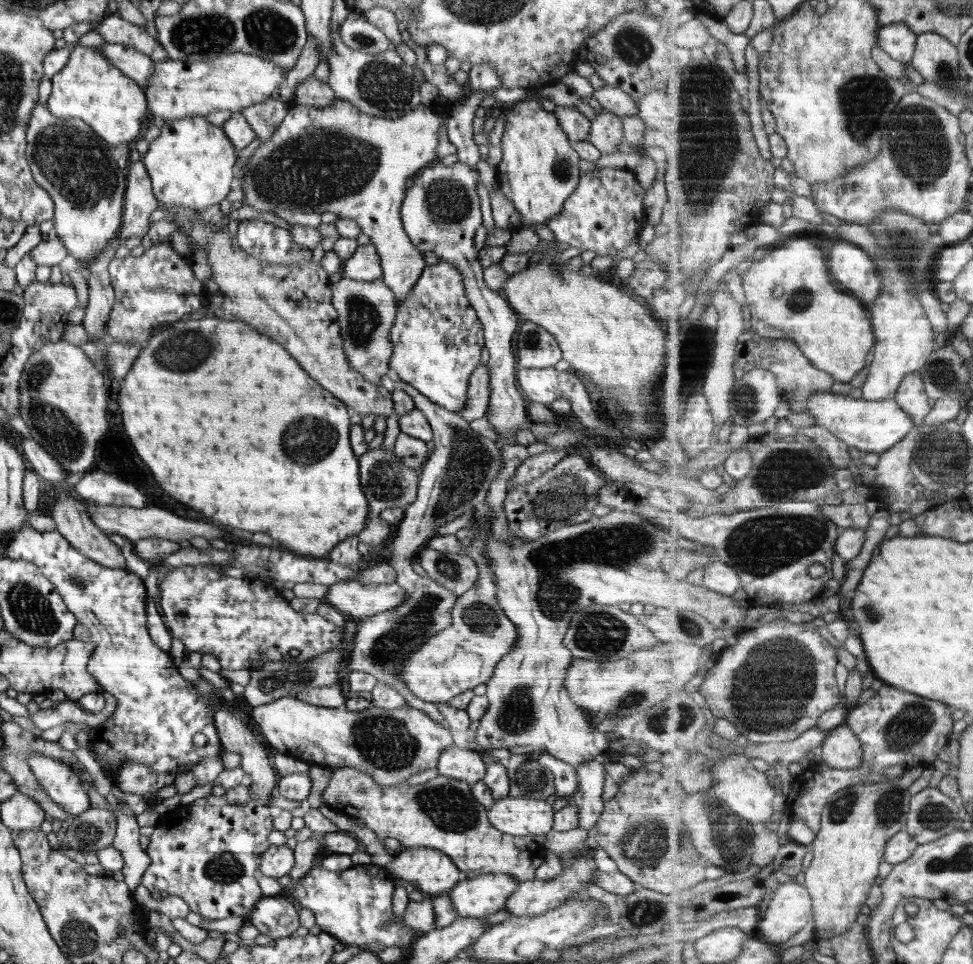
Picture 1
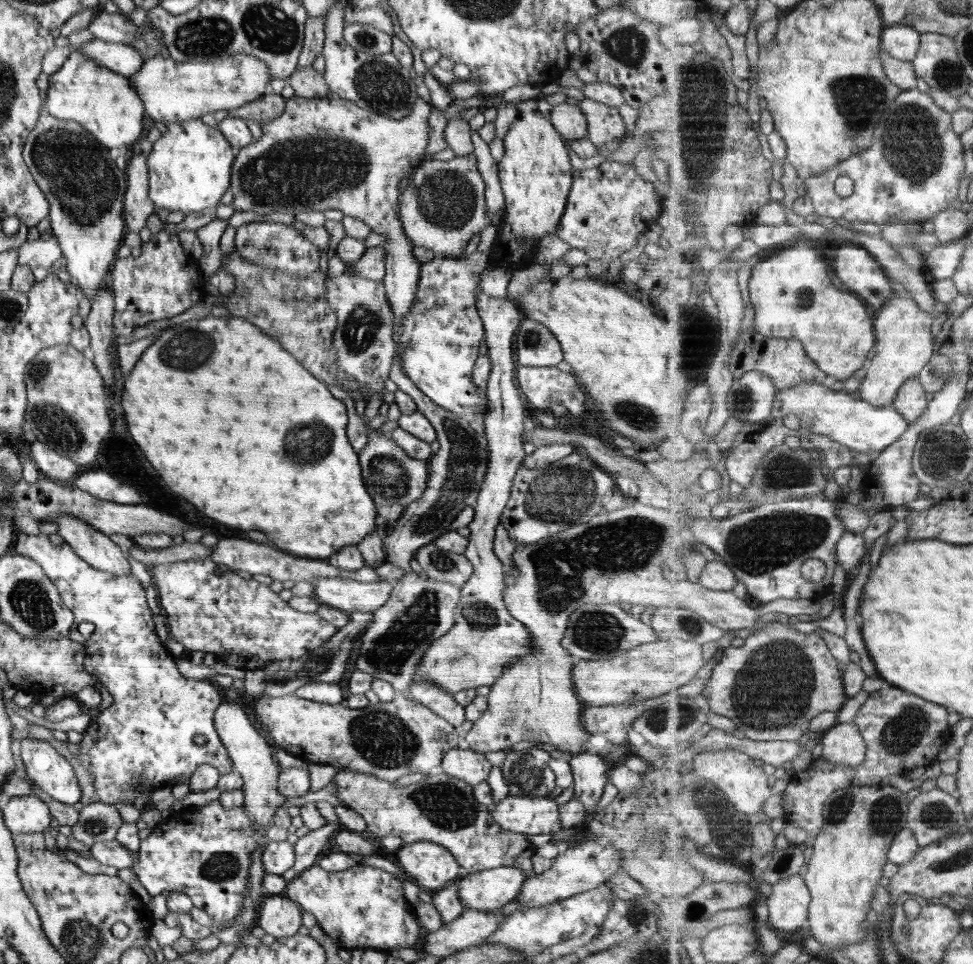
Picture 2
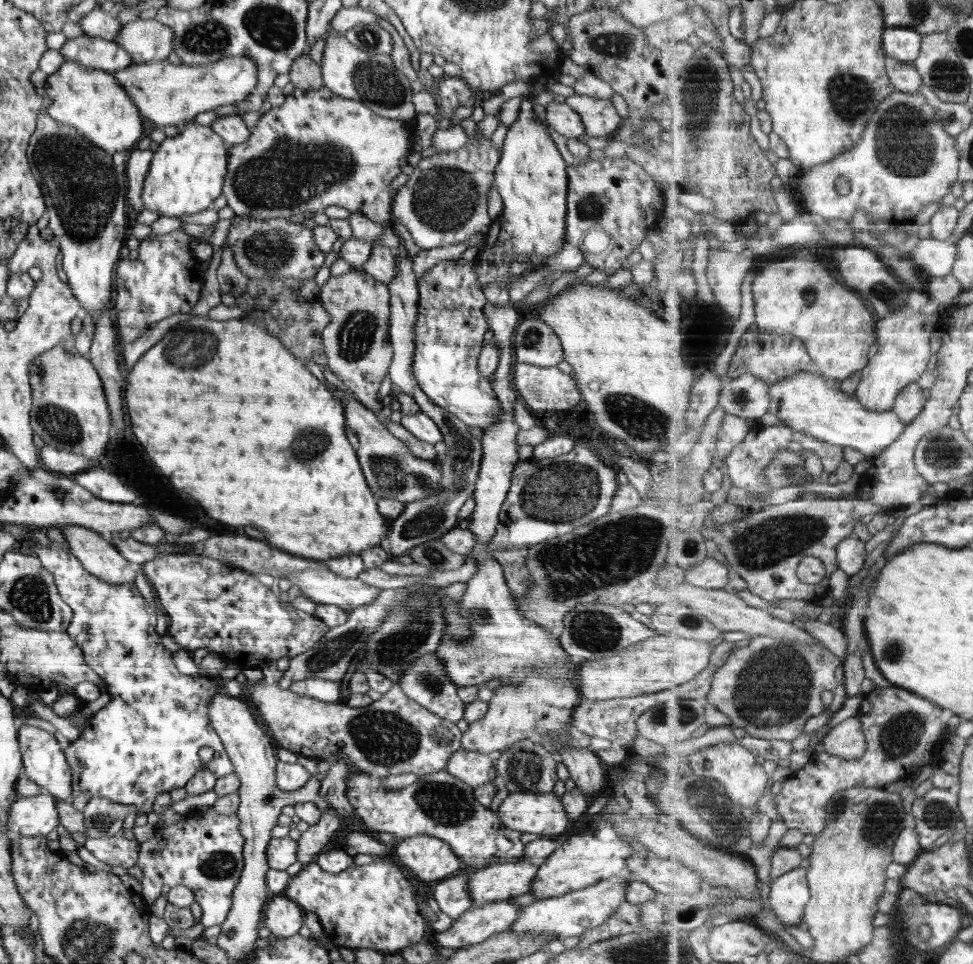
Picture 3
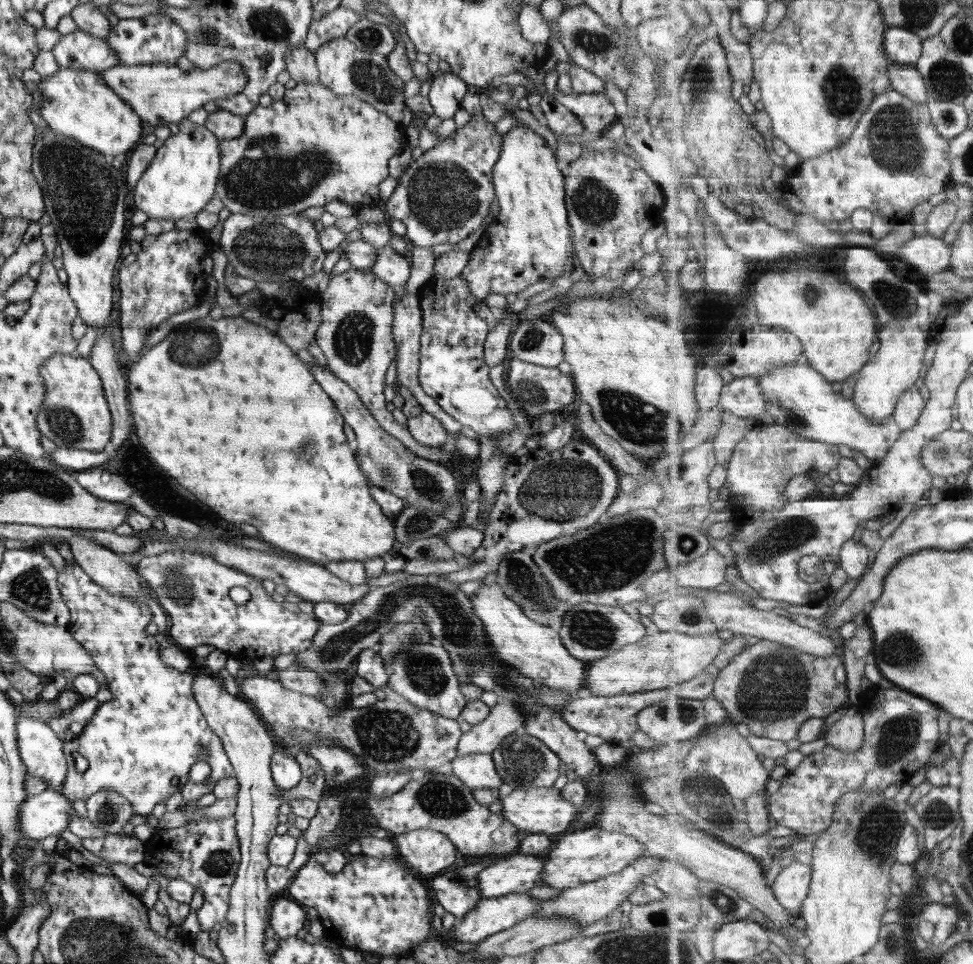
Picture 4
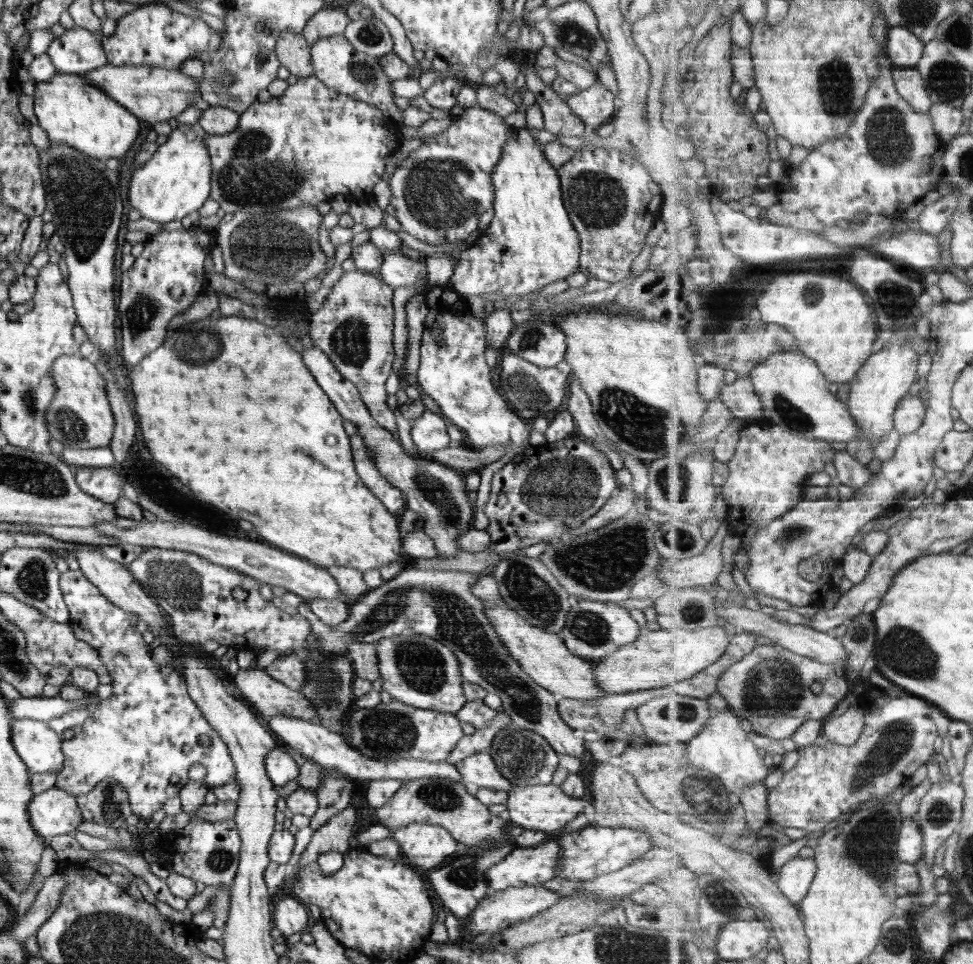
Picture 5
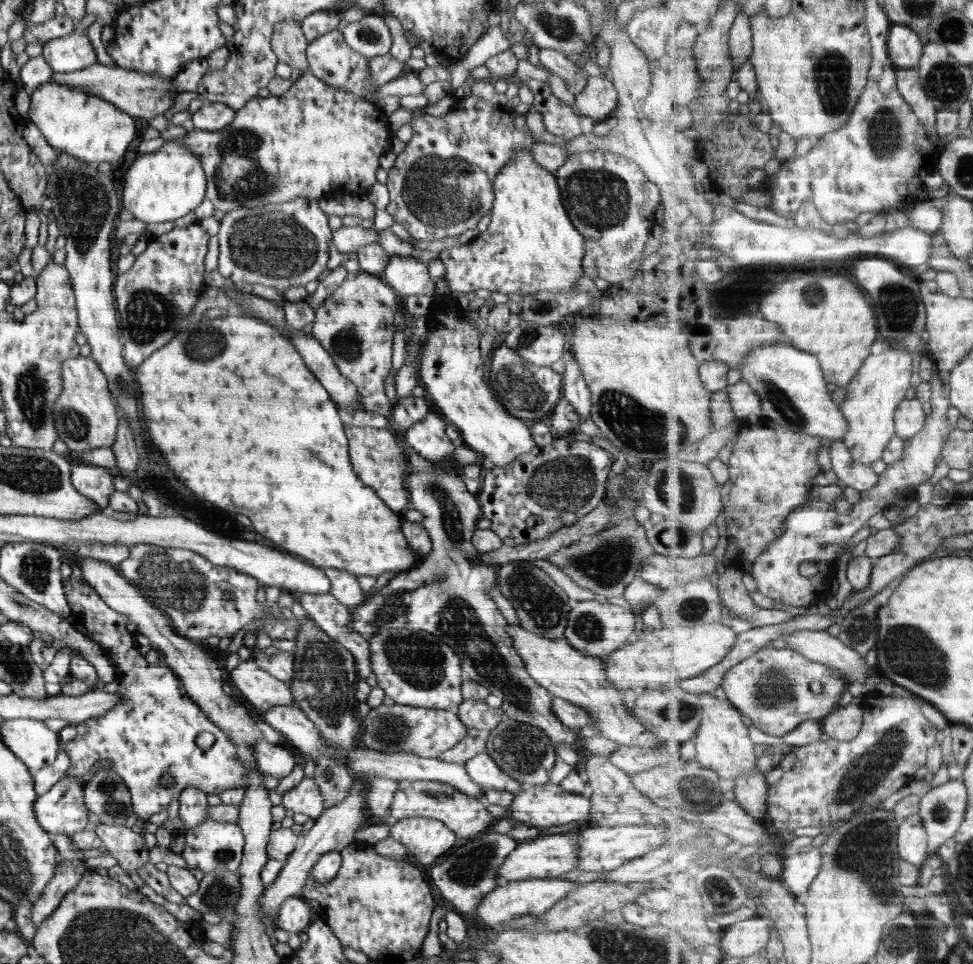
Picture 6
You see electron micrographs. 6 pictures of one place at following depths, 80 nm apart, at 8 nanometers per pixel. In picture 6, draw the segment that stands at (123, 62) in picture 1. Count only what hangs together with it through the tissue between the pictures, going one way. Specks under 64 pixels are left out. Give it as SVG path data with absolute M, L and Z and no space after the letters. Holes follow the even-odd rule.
M75 32L45 43L42 55L53 72L59 73L80 70L98 62L88 36Z

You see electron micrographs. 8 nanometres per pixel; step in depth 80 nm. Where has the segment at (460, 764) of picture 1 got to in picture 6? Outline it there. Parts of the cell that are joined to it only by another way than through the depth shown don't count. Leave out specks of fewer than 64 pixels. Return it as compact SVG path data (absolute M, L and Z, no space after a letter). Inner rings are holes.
M482 752L465 762L465 769L474 782L484 790L507 790L513 793L521 791L525 785L508 776L486 752Z

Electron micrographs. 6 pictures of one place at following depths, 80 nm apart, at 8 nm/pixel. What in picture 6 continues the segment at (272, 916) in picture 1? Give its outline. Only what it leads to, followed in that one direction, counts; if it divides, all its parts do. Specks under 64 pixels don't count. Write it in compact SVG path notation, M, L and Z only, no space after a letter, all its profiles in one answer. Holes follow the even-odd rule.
M291 897L282 902L275 925L288 933L299 933L311 926L313 912L310 903L301 897Z

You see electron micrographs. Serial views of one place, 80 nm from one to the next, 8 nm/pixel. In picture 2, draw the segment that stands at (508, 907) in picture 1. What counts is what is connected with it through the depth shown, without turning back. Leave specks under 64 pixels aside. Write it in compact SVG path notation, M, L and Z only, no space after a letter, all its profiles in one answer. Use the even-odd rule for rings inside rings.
M594 840L567 845L561 848L561 853L556 856L550 870L530 877L522 884L520 893L514 901L523 905L521 910L540 908L540 906L560 902L608 882L608 879L616 874L618 868L621 868L620 852L612 846L600 846Z

